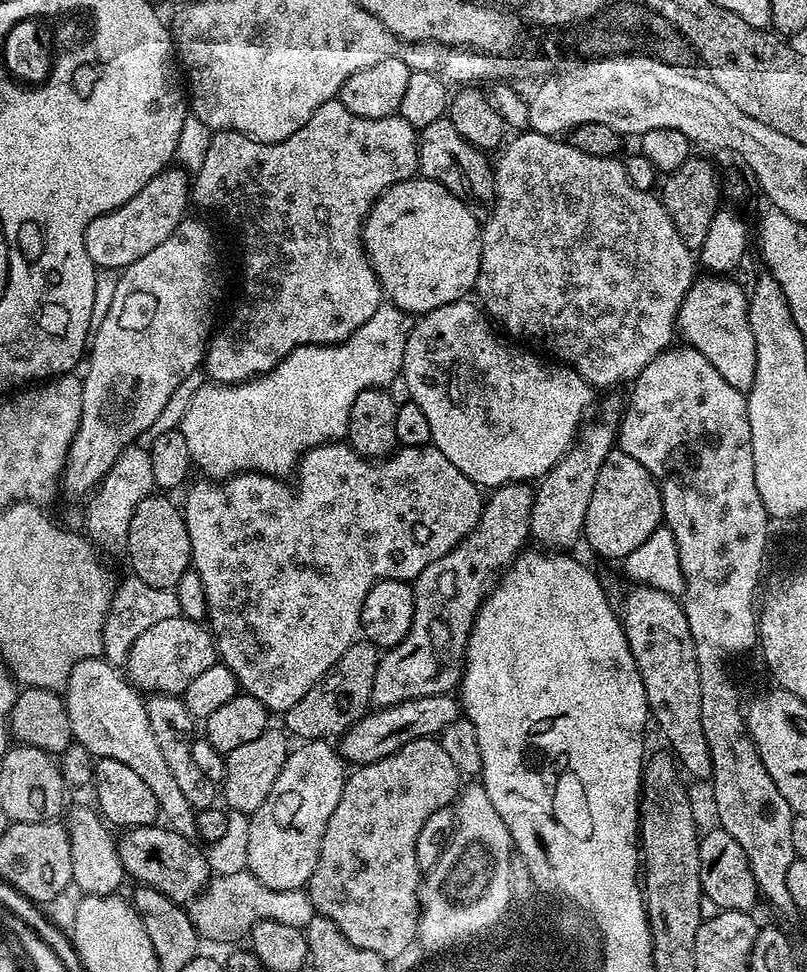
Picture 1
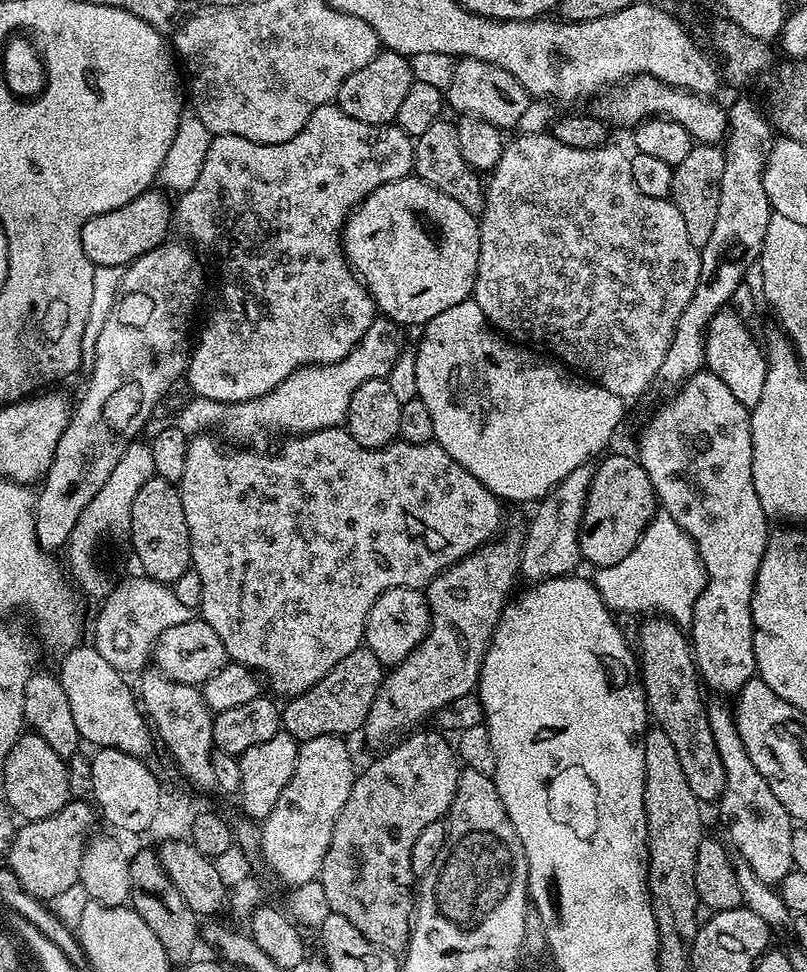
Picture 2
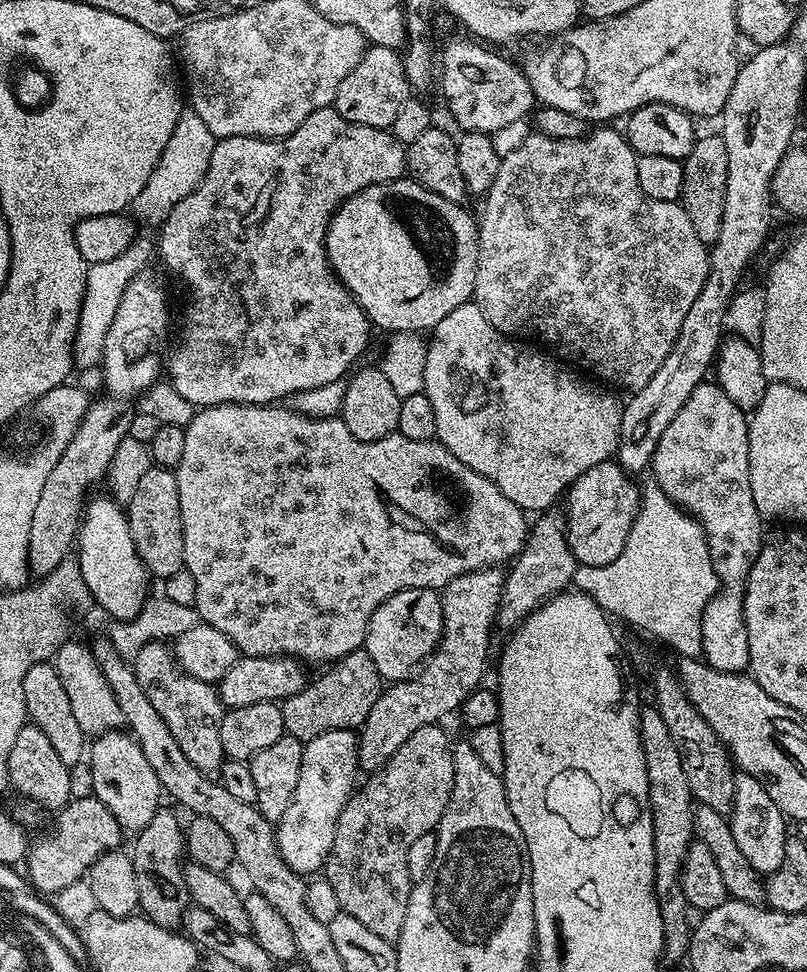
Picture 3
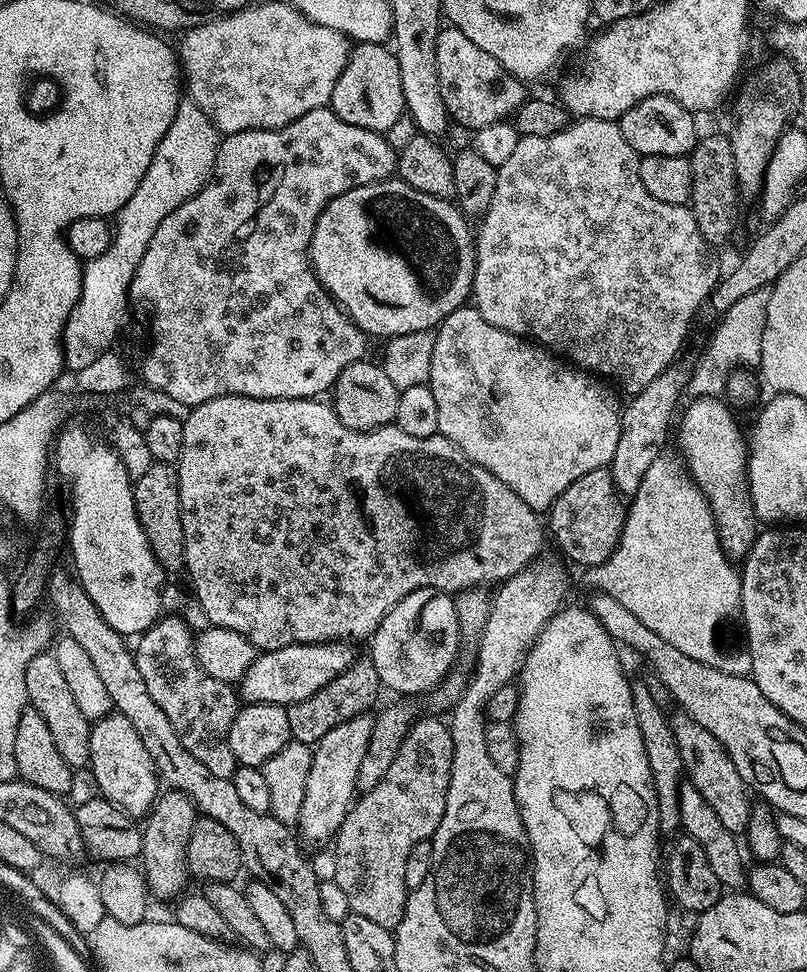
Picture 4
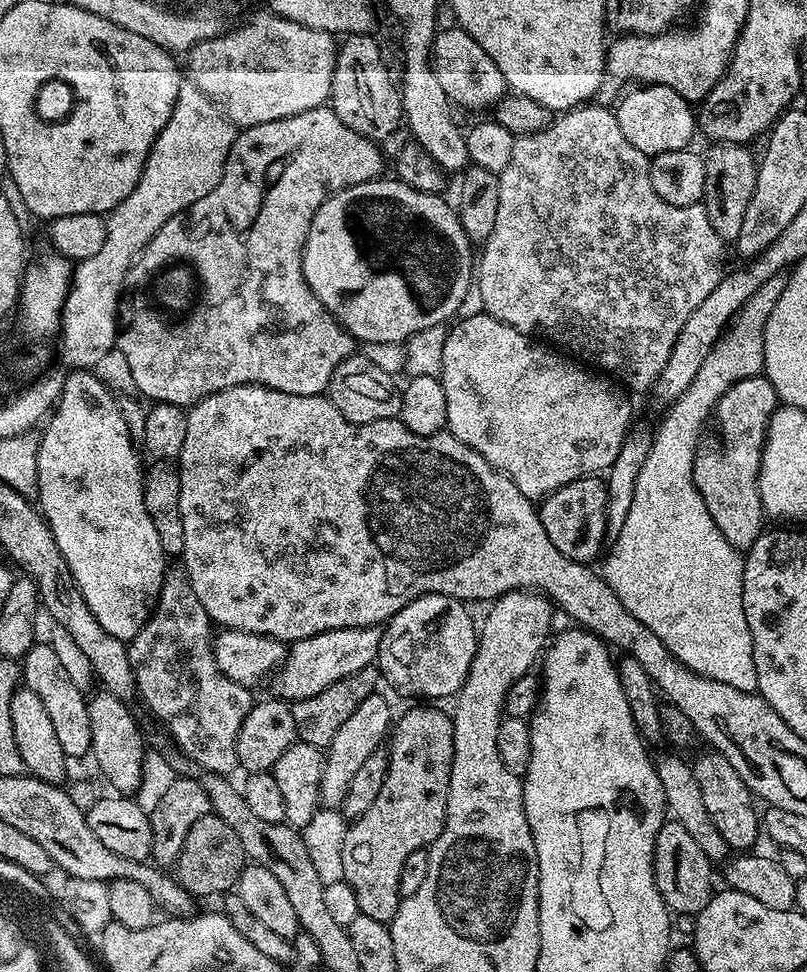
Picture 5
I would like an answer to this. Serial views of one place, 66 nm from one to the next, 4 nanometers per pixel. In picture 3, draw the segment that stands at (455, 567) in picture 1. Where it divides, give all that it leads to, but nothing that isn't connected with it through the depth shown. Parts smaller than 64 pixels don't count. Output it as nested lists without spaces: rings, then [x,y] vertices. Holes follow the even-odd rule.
[[[499,567],[479,568],[454,578],[440,592],[444,615],[444,637],[440,647],[424,661],[422,667],[407,680],[389,683],[381,691],[378,702],[370,706],[363,724],[358,729],[356,762],[364,774],[377,772],[394,750],[427,724],[440,724],[443,716],[459,709],[471,692],[481,687],[484,667],[488,664],[488,647],[492,644],[492,624],[497,623],[496,611],[504,592],[505,573]]]

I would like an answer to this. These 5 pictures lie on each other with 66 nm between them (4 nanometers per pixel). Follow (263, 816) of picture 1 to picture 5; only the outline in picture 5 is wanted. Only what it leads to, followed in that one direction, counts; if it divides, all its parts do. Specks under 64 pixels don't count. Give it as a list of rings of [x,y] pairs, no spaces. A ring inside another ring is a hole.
[[[380,695],[368,696],[366,702],[362,702],[362,706],[358,706],[358,710],[354,710],[354,714],[350,714],[350,718],[342,722],[342,726],[338,726],[338,734],[334,734],[334,738],[328,743],[318,793],[319,799],[325,805],[343,805],[346,790],[350,790],[350,782],[362,767],[362,762],[366,762],[366,758],[370,758],[370,754],[374,754],[374,750],[385,743],[394,724],[394,712],[392,716],[392,708],[388,705],[387,698]]]

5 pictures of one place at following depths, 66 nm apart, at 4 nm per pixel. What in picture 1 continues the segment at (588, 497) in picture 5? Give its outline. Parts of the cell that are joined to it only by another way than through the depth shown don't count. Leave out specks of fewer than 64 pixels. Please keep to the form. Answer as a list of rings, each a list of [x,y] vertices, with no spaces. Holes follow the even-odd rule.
[[[613,450],[606,458],[602,470],[598,470],[598,478],[594,482],[594,494],[590,494],[590,506],[586,506],[586,522],[583,539],[600,556],[608,560],[623,561],[654,530],[662,527],[664,519],[664,503],[658,481],[630,454]]]

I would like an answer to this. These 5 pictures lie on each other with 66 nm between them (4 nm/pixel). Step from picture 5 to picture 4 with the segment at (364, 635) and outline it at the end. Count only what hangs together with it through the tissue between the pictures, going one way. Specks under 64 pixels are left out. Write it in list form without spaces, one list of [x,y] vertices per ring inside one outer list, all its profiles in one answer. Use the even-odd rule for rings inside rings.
[[[333,642],[330,644],[292,644],[290,647],[261,651],[254,662],[250,662],[250,670],[246,670],[246,674],[242,674],[242,678],[238,682],[239,699],[244,704],[270,702],[285,706],[306,702],[306,698],[318,694],[318,690],[322,690],[322,686],[326,686],[326,682],[332,682],[338,674],[342,674],[342,670],[346,670],[351,666],[352,661],[357,659],[358,652],[352,648],[355,647],[348,642]]]

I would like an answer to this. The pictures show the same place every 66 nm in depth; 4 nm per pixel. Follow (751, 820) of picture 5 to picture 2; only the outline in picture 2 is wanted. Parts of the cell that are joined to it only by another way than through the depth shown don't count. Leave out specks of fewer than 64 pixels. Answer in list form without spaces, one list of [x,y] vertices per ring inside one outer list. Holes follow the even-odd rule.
[[[654,616],[647,620],[650,621],[640,630],[638,663],[651,719],[655,727],[661,728],[670,737],[682,771],[686,774],[686,783],[690,785],[690,790],[694,790],[696,799],[701,802],[719,801],[726,786],[726,770],[722,766],[722,758],[718,758],[718,746],[714,746],[708,708],[700,697],[702,681],[689,637],[667,617]]]

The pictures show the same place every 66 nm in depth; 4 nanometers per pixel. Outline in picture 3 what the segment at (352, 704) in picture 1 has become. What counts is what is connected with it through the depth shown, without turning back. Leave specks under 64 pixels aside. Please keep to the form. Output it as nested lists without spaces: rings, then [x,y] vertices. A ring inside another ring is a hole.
[[[363,650],[346,654],[321,672],[324,673],[313,684],[312,681],[305,683],[302,691],[280,704],[285,733],[305,742],[330,730],[359,729],[382,691],[378,666],[374,666],[374,658]]]

